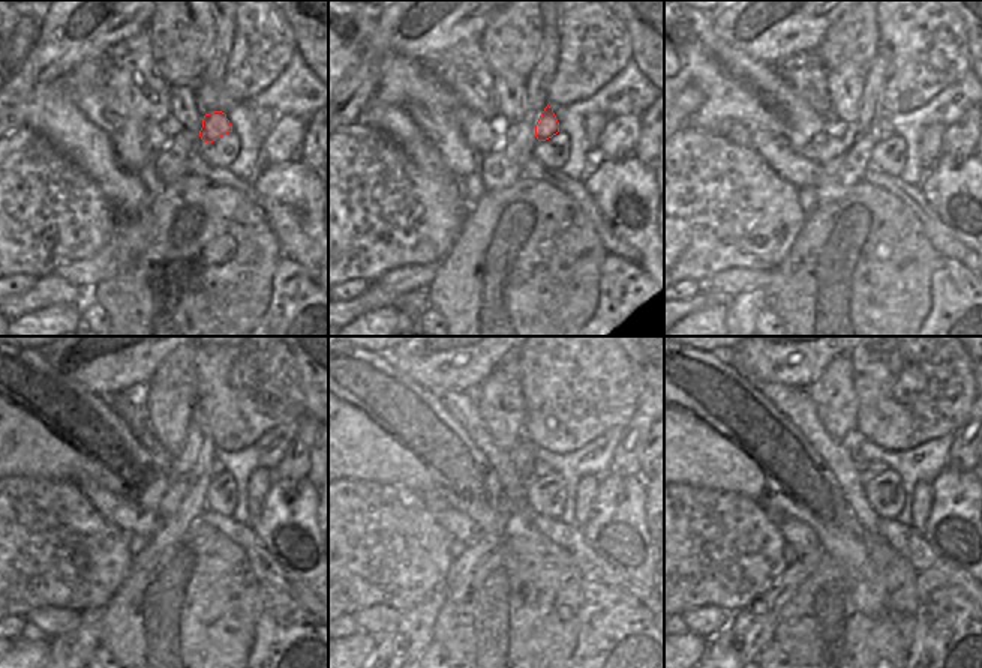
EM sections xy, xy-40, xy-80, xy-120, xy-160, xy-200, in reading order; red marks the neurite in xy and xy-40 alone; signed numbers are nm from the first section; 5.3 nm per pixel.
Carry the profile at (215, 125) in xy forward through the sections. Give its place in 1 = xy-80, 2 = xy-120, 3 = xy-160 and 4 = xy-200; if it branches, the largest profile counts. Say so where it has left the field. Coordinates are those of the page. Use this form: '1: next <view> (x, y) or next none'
1: next xy-80 (885, 129)
2: next xy-120 (215, 469)
3: next xy-160 (541, 469)
4: next xy-200 (873, 469)

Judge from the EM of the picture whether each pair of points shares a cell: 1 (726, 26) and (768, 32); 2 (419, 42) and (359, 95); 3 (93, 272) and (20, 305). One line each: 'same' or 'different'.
1: same
2: same
3: different

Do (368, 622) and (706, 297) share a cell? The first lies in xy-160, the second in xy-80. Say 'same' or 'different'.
different

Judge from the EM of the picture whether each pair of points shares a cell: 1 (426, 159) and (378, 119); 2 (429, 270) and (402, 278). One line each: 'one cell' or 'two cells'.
1: one cell
2: one cell

